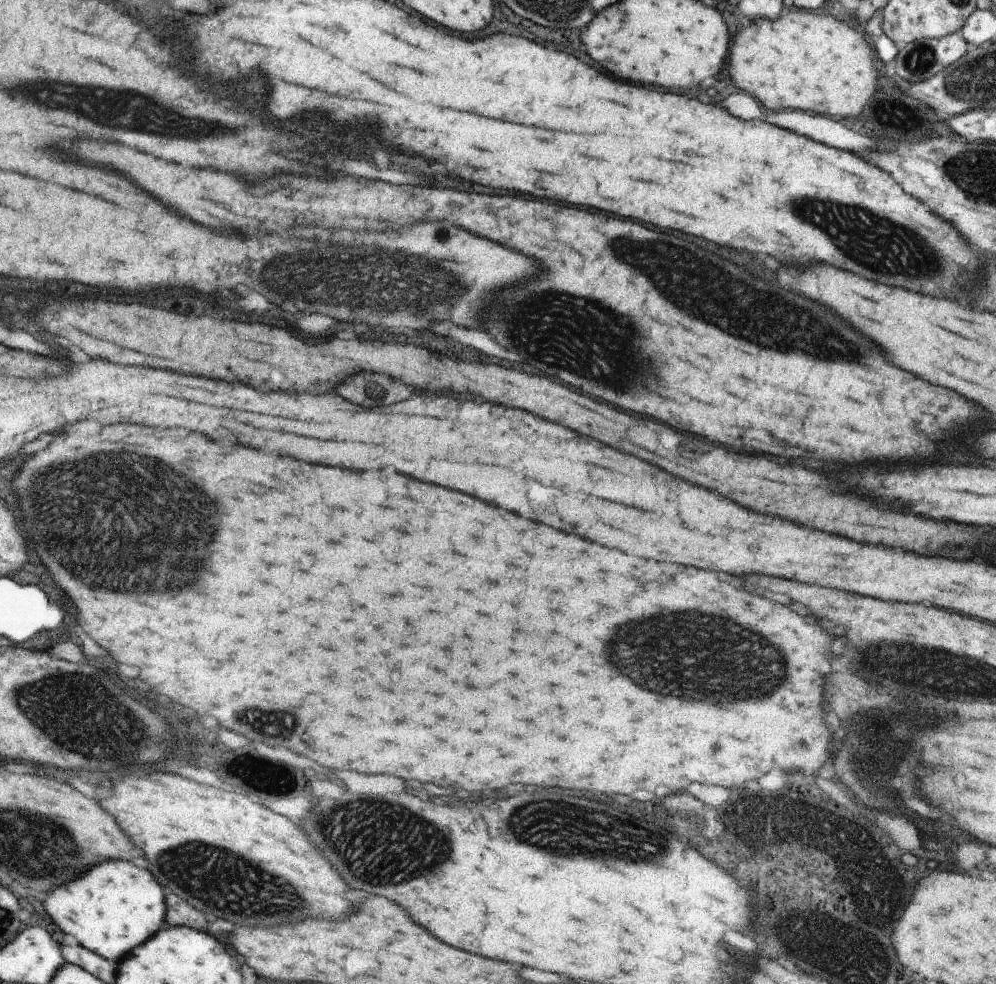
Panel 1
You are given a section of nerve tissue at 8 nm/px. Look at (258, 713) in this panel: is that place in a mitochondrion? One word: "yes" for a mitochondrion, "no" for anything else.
yes

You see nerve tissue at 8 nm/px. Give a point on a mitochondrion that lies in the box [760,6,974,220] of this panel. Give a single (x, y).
(917, 60)

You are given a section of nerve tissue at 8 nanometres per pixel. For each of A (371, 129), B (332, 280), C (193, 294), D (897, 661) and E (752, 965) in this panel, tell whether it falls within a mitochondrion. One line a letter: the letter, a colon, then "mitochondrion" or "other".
A: other
B: mitochondrion
C: other
D: mitochondrion
E: other

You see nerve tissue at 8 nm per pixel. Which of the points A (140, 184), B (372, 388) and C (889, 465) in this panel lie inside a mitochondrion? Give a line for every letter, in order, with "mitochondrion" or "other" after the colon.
A: other
B: mitochondrion
C: other

